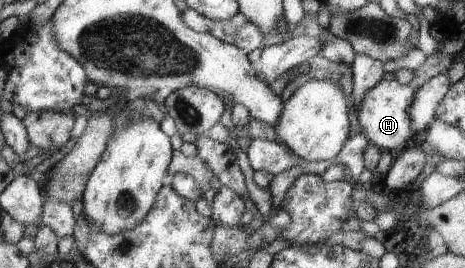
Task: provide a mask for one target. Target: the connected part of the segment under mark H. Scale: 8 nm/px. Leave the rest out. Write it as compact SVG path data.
M384 79L371 89L366 99L360 106L358 122L361 126L361 133L369 140L378 145L383 151L390 151L399 154L406 150L408 145L414 141L414 127L409 114L412 103L416 99L418 89L411 84L399 83L396 79Z

